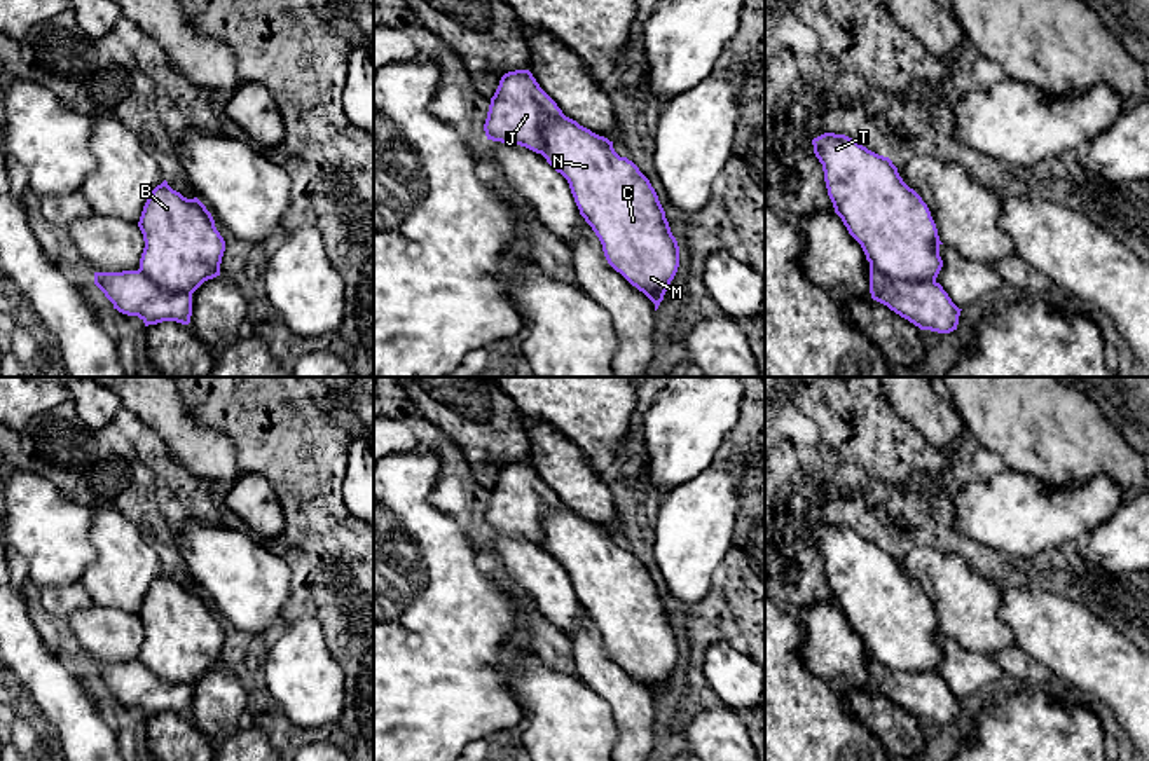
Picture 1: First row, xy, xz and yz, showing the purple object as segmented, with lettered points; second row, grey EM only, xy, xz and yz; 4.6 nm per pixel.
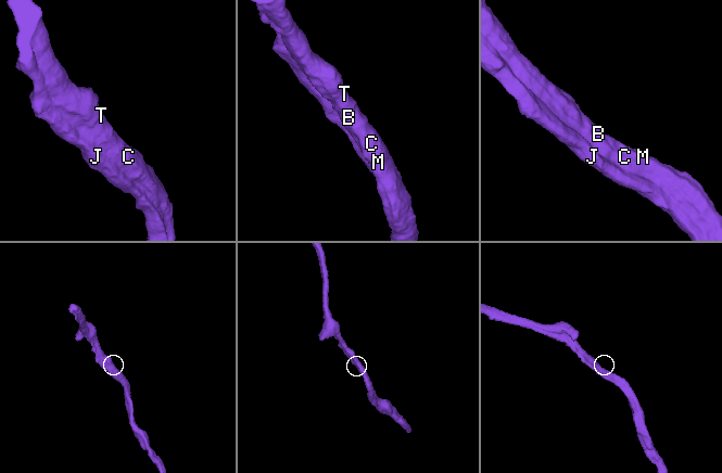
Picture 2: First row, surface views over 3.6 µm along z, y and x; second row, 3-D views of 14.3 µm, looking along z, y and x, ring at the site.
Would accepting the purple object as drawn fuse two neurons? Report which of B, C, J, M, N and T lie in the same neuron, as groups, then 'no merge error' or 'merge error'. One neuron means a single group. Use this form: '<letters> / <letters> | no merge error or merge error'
B C J M N T | no merge error

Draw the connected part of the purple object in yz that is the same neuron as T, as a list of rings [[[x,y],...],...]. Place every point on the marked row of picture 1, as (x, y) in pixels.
[[[845,134],[812,140],[828,195],[870,262],[871,298],[920,330],[950,333],[960,311],[936,281],[943,260],[936,223],[889,157]]]

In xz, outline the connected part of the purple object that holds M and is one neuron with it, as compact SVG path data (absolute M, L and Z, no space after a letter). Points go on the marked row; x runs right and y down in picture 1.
M529 70L501 77L491 98L484 131L487 140L541 154L568 180L580 215L599 237L608 264L643 291L657 311L678 272L679 246L655 189L639 168L620 157L613 141L566 117Z

